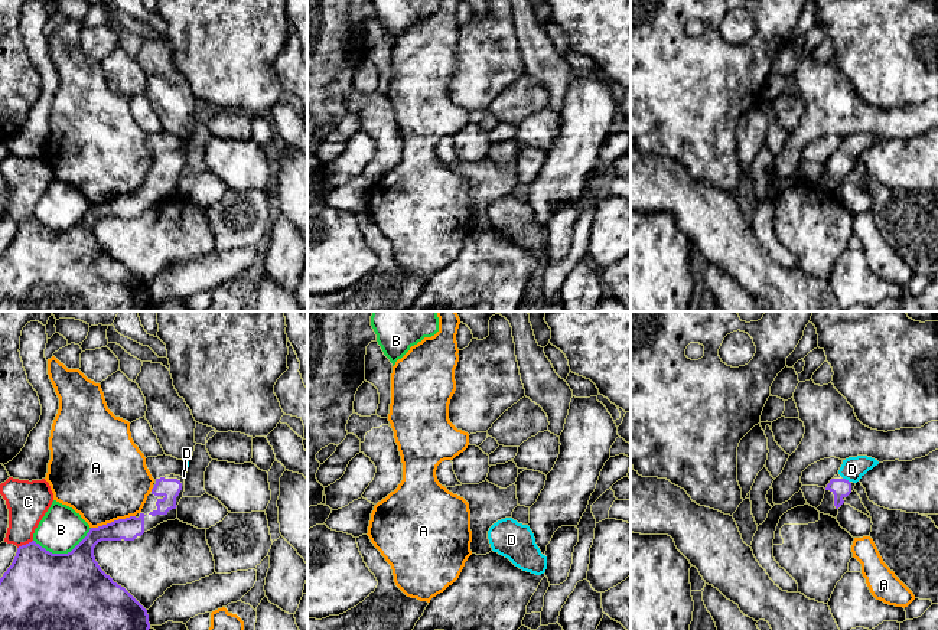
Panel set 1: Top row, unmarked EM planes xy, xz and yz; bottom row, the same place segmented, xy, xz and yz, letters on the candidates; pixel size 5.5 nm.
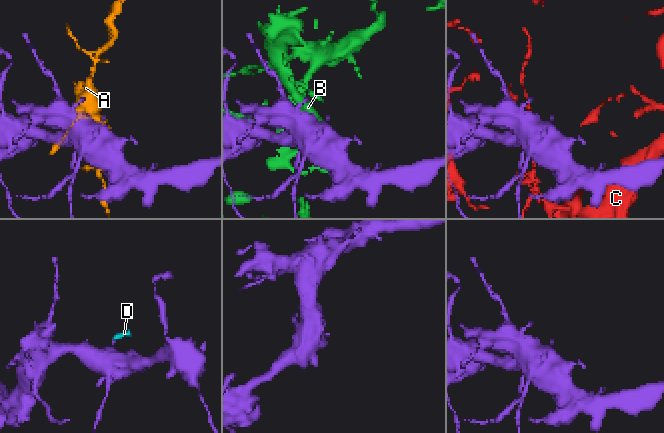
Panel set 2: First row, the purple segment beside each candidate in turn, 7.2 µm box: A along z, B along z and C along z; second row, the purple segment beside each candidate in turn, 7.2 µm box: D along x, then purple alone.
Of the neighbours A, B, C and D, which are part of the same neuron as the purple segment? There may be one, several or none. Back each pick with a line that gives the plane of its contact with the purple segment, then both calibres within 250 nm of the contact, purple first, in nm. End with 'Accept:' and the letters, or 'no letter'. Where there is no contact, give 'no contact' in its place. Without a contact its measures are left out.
D: contact in yz; calibres 110 and 130 nm
Accept: D

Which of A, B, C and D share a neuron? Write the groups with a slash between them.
A / B / C / D

